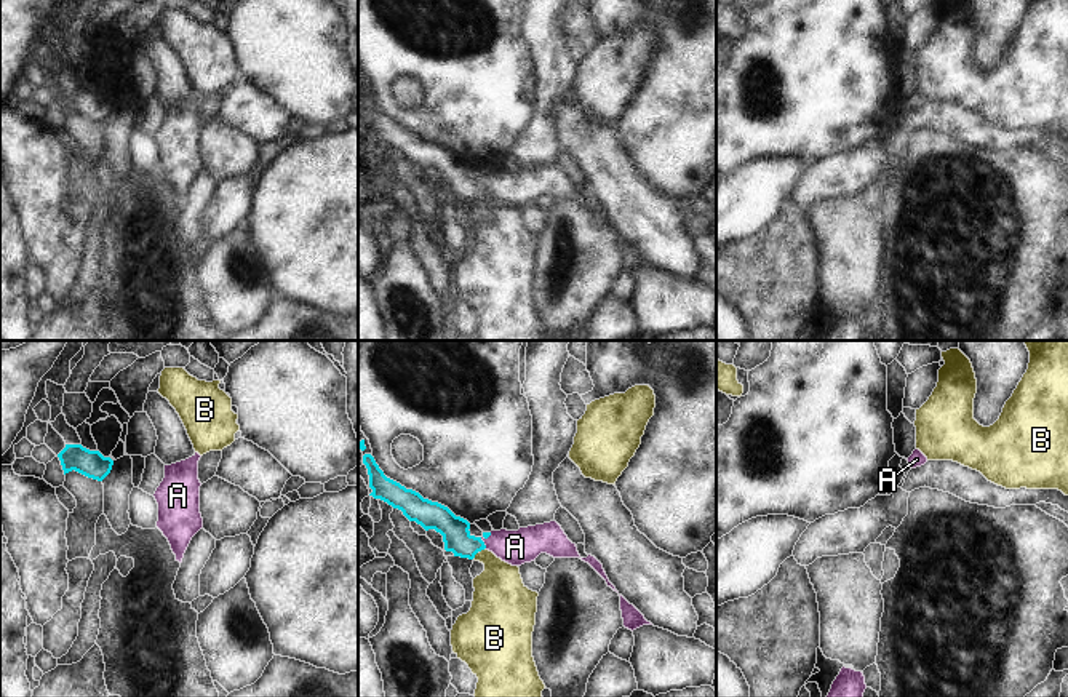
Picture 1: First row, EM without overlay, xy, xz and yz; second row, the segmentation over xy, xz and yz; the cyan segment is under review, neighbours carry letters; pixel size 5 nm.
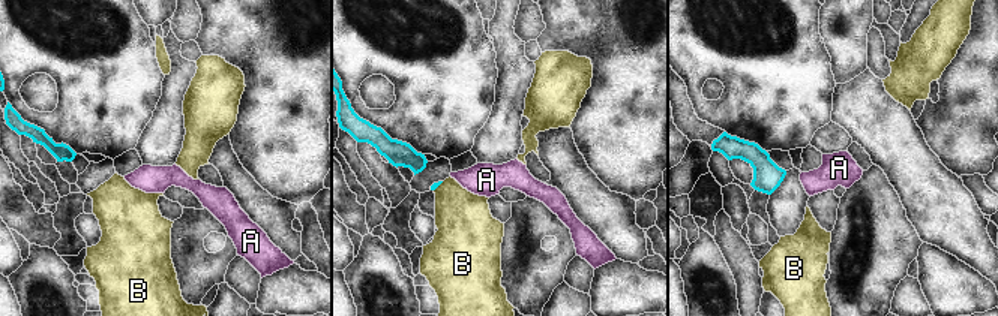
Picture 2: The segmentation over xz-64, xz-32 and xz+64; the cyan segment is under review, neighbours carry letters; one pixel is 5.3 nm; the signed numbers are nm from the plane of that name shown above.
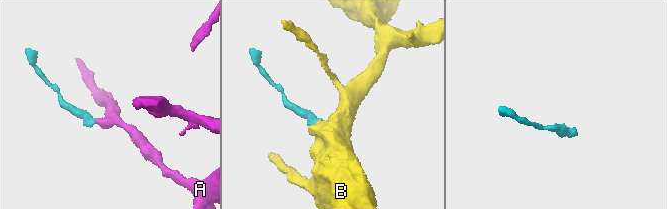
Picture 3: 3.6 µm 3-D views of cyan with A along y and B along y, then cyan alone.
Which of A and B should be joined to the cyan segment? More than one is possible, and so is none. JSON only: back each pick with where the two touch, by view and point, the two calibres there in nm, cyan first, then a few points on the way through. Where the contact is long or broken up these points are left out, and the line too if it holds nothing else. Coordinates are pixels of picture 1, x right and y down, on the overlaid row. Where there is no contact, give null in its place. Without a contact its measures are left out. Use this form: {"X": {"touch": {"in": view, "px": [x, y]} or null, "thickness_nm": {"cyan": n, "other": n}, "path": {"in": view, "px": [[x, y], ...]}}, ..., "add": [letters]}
{"A": {"touch": {"in": "xz", "px": [482, 541]}, "thickness_nm": {"cyan": 140, "other": 180}, "path": {"in": "xz", "px": [[454, 529], [466, 541], [482, 541], [498, 541], [515, 547]]}}, "add": ["A"]}

